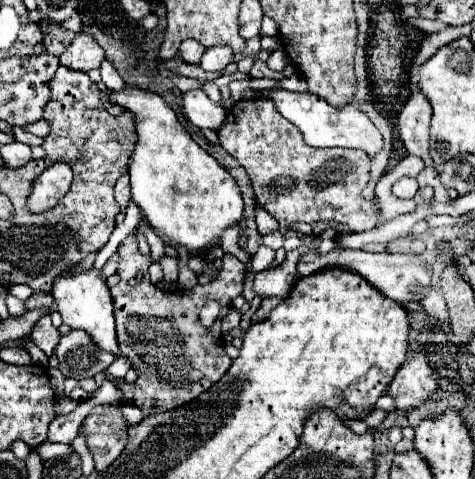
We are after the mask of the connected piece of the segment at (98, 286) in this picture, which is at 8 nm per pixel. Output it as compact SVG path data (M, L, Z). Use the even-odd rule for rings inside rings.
M88 269L78 275L62 273L52 287L52 297L58 303L58 311L66 325L72 329L84 329L96 345L108 353L118 355L118 339L116 339L116 327L114 327L114 313L112 313L112 297L106 283L98 277L98 271Z

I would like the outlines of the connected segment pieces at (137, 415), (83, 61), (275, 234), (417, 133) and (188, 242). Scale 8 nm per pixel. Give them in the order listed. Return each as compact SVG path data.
M122 405L122 413L124 413L124 419L128 421L128 427L144 419L144 413L136 405Z
M84 31L76 33L72 43L60 55L62 65L66 65L70 69L78 69L78 71L98 69L102 61L104 61L102 47L94 41L94 37L88 37Z
M272 231L268 235L262 235L262 243L276 251L276 249L280 249L284 245L284 235L280 231Z
M416 91L398 115L398 133L410 155L418 155L426 165L434 165L428 155L428 125L430 125L430 103L428 99Z
M126 85L112 93L110 101L132 111L136 117L138 143L128 165L132 201L144 211L156 231L186 247L190 255L196 253L196 257L208 265L222 259L222 247L210 245L218 241L226 229L238 225L244 213L242 195L232 175L188 135L176 119L176 113L156 93Z

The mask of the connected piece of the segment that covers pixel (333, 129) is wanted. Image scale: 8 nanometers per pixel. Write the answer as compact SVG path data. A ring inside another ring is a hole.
M276 89L270 93L258 93L260 97L268 97L276 103L276 109L290 121L294 123L300 133L304 135L304 141L312 147L352 147L352 149L362 149L370 157L382 151L382 135L378 127L368 119L366 113L360 109L346 105L342 109L330 107L324 99L304 91L304 93L292 93L286 89Z

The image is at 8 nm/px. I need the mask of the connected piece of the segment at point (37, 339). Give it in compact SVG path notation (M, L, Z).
M44 315L44 317L34 325L34 329L32 329L32 333L30 333L30 339L32 339L48 357L52 355L54 347L56 347L58 341L60 341L60 333L58 333L58 329L52 325L50 315Z

